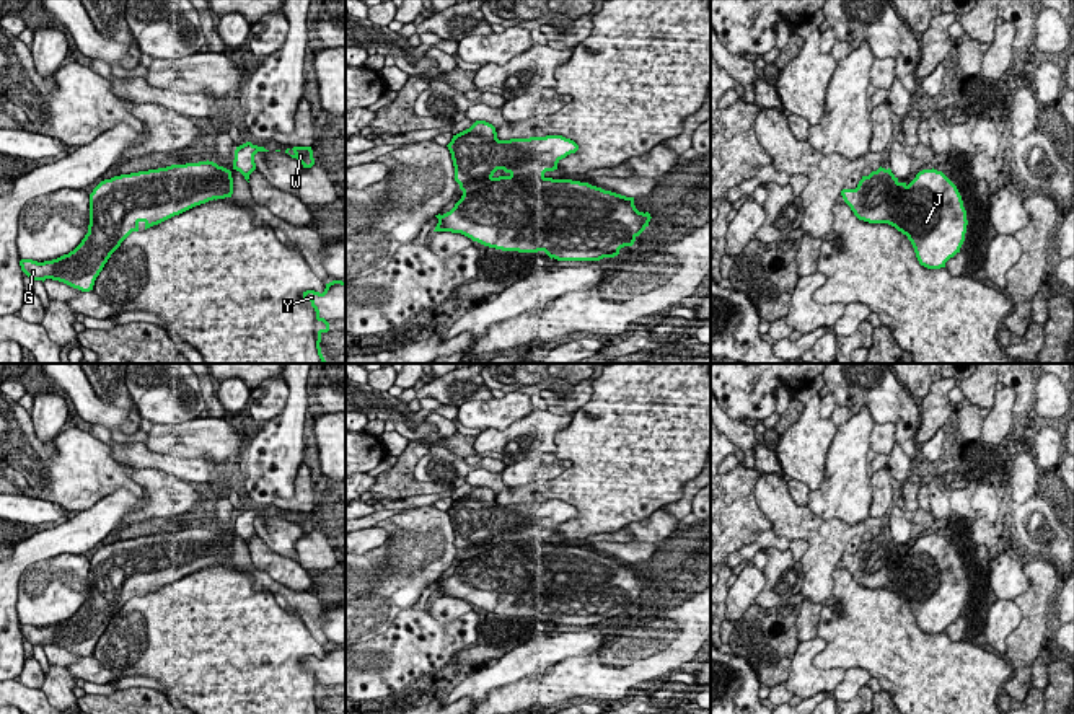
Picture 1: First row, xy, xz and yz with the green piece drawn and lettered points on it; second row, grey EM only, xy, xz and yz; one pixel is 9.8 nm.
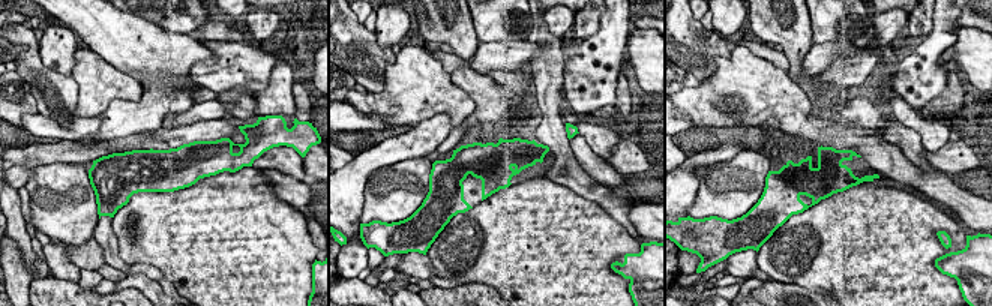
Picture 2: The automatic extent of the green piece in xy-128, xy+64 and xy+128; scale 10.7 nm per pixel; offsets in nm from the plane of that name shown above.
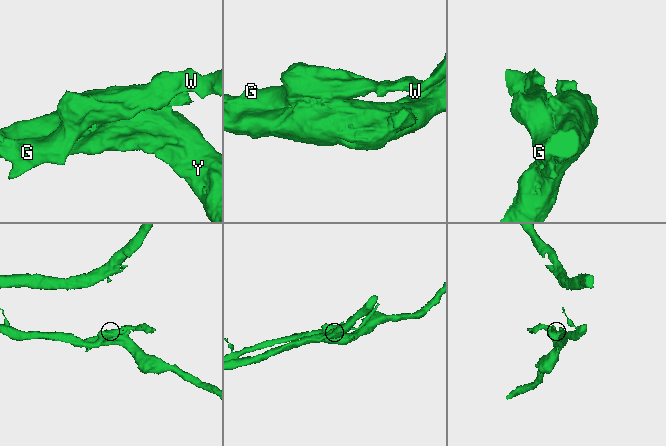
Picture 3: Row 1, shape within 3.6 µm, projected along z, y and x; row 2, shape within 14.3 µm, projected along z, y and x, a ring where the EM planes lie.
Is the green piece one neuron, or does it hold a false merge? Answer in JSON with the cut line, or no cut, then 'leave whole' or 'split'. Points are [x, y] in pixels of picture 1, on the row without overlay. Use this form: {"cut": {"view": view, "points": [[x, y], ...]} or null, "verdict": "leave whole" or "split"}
{"cut": {"view": "xz", "points": [[504, 528], [528, 519], [538, 524], [538, 533], [543, 538]]}, "verdict": "split"}

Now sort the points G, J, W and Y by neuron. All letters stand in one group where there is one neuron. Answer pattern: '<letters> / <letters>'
G J Y / W

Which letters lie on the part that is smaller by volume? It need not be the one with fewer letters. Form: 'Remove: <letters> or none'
Remove: W

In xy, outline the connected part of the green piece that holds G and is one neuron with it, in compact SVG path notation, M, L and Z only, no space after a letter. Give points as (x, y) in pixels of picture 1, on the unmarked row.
M104 562L103 567L90 567L88 598L73 616L44 628L21 624L20 631L33 646L52 644L90 657L111 619L130 598L130 572L114 571Z

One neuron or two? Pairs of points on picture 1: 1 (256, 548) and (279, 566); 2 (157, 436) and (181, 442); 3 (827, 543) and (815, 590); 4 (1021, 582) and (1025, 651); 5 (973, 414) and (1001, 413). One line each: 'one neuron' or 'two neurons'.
1: one neuron
2: one neuron
3: one neuron
4: two neurons
5: two neurons

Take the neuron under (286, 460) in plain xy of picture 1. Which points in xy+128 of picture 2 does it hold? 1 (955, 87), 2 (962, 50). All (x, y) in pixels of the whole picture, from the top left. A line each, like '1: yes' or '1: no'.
1: no
2: no

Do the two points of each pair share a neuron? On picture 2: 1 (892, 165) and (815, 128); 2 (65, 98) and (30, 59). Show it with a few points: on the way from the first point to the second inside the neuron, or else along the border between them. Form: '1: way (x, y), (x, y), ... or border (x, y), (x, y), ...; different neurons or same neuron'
1: way (872, 150), (859, 140), (835, 132); same neuron
2: way (57, 89), (36, 68); same neuron

